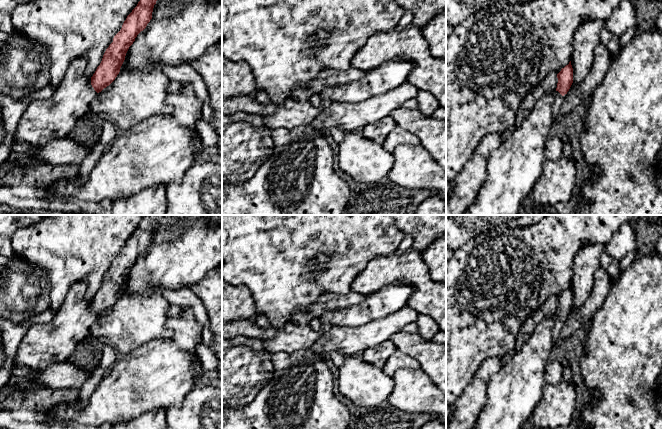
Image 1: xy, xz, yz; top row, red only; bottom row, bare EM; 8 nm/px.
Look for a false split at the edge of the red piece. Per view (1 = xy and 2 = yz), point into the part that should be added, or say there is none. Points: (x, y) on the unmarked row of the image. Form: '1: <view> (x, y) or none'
1: none
2: yz (558, 323)

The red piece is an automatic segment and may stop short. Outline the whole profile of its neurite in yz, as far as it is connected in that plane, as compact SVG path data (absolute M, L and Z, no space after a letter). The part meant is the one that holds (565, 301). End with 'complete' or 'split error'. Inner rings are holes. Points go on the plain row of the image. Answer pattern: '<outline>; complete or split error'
M571 285L568 289L561 293L561 295L557 298L557 302L557 312L553 316L555 323L552 328L555 344L557 344L560 340L560 330L563 325L563 320L567 318L573 307L573 292L571 289Z; split error

